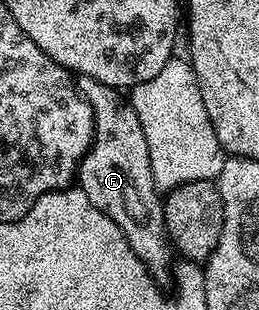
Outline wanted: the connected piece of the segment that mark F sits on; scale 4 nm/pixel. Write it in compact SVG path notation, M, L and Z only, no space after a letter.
M77 76L75 80L77 90L84 96L93 111L93 144L85 155L75 177L76 183L91 198L91 202L119 230L123 230L123 238L127 238L127 246L135 250L135 258L143 262L143 266L153 275L154 280L165 282L169 276L169 267L173 264L175 249L169 238L169 231L165 225L165 205L162 197L157 197L157 184L153 181L155 165L151 162L151 154L147 146L147 134L139 122L139 114L135 114L132 103L127 99L126 93L120 88L112 88L95 78Z

